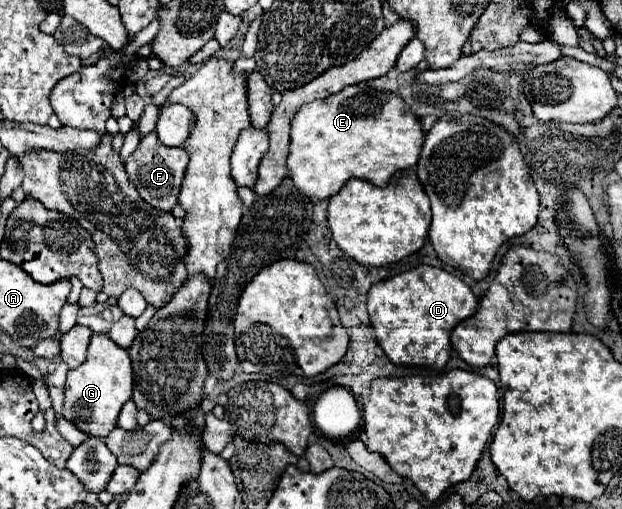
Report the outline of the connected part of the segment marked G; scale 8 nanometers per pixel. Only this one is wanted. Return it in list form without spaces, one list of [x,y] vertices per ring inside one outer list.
[[[95,333],[87,349],[87,359],[77,369],[67,371],[63,417],[87,435],[107,437],[107,433],[117,427],[119,411],[123,403],[131,399],[131,389],[133,369],[127,349],[119,349],[119,345],[115,345],[107,335]]]

